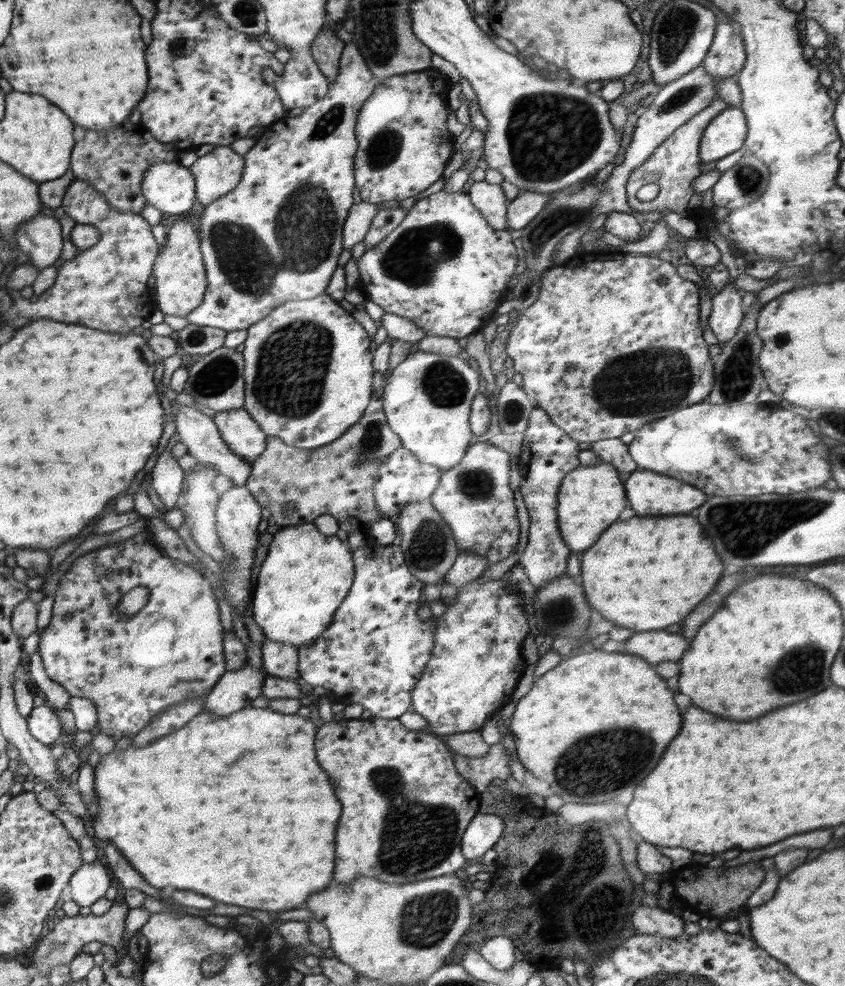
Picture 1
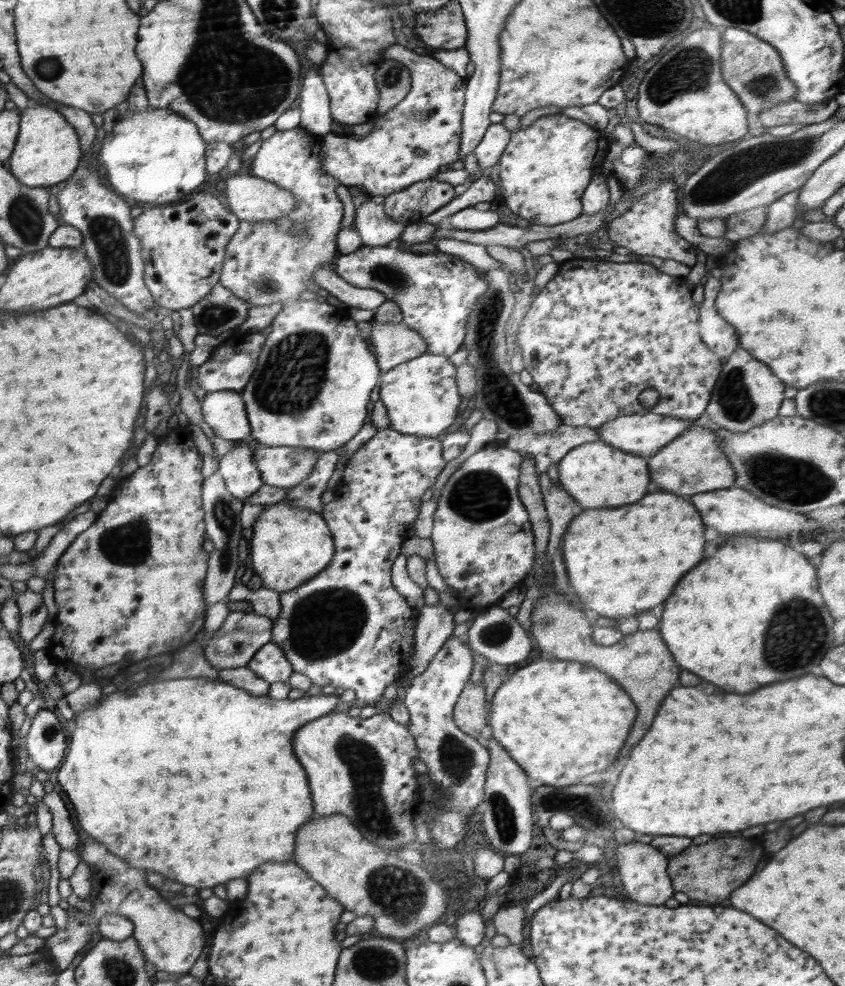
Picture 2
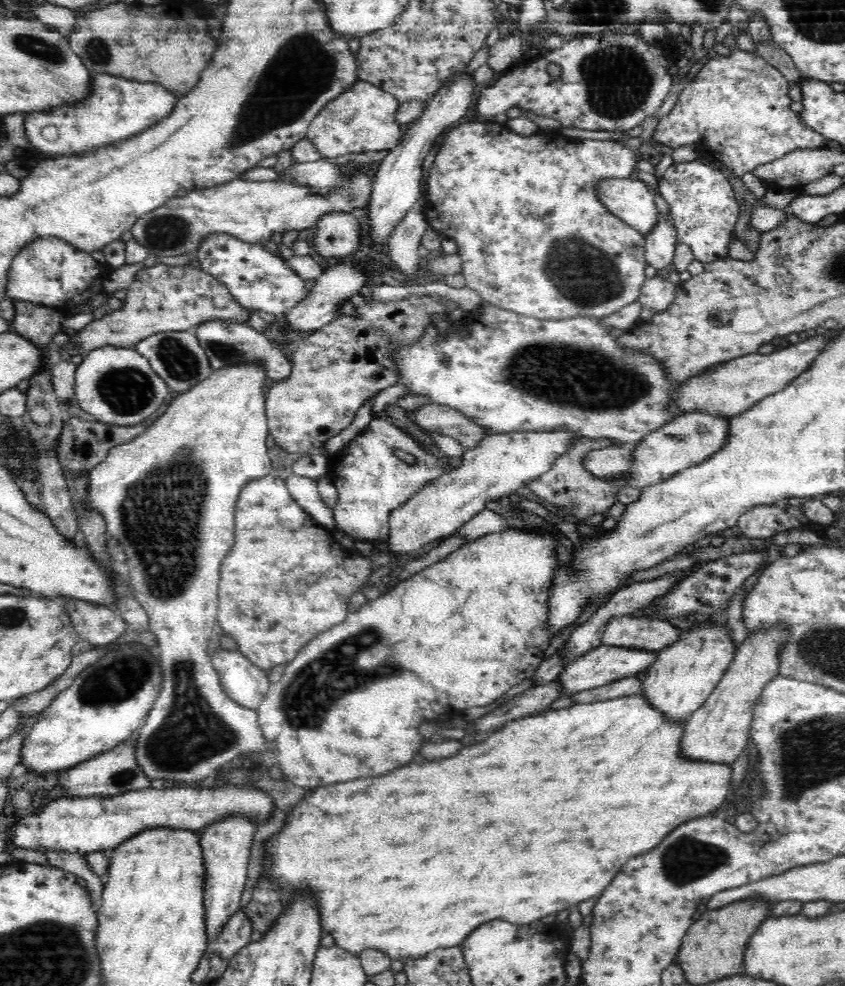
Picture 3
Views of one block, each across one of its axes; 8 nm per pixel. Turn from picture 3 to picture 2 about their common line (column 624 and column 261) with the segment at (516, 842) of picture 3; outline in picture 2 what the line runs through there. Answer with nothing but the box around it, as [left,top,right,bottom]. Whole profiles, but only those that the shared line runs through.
[52,677,340,892]

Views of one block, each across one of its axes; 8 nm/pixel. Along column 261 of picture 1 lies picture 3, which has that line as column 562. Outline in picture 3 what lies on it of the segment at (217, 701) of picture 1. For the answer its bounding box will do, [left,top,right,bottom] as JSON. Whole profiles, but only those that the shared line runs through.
[556,645,658,696]

